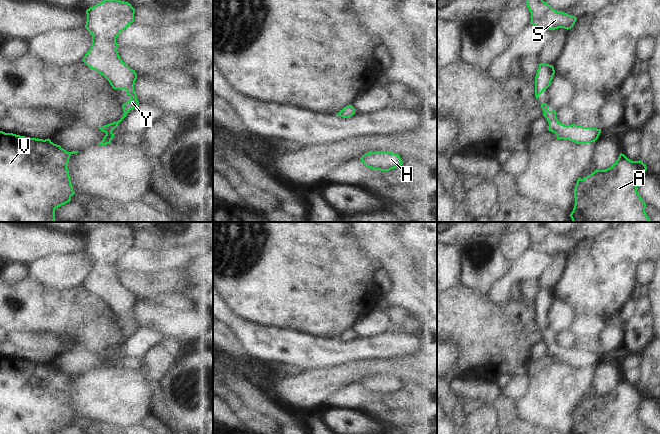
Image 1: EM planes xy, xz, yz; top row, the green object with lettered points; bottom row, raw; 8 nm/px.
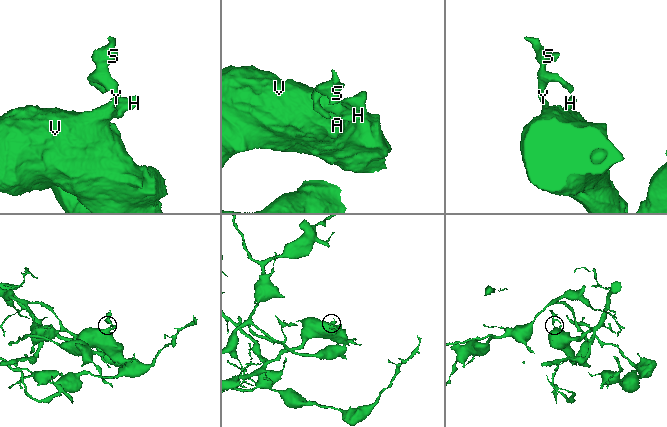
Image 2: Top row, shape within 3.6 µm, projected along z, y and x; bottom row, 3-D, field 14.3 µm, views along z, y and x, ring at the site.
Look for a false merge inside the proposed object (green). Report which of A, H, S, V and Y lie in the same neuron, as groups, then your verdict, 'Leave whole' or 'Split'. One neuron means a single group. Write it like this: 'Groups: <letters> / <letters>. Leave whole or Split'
Groups: A H S V Y. Leave whole.

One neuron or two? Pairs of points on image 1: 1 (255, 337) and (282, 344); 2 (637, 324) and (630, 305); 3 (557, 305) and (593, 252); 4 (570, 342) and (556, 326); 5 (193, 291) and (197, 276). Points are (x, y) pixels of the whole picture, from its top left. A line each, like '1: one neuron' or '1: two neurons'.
1: one neuron
2: two neurons
3: two neurons
4: two neurons
5: one neuron

